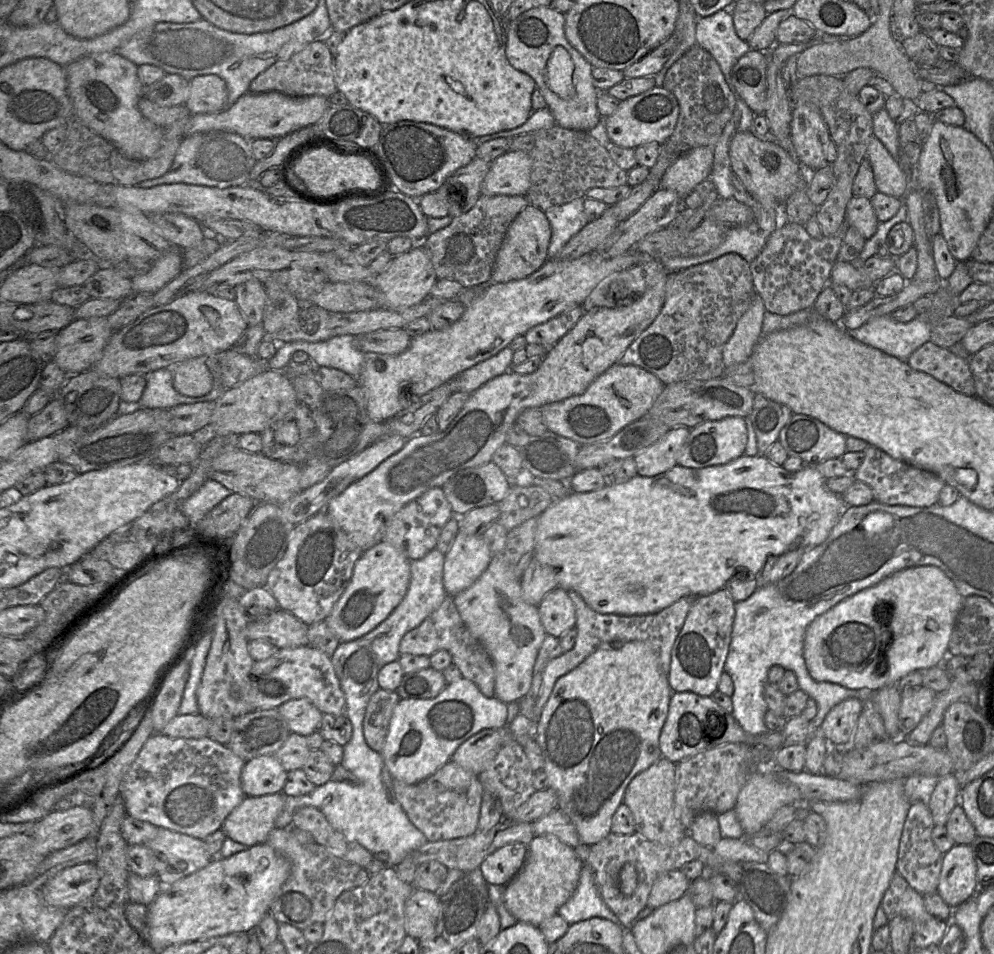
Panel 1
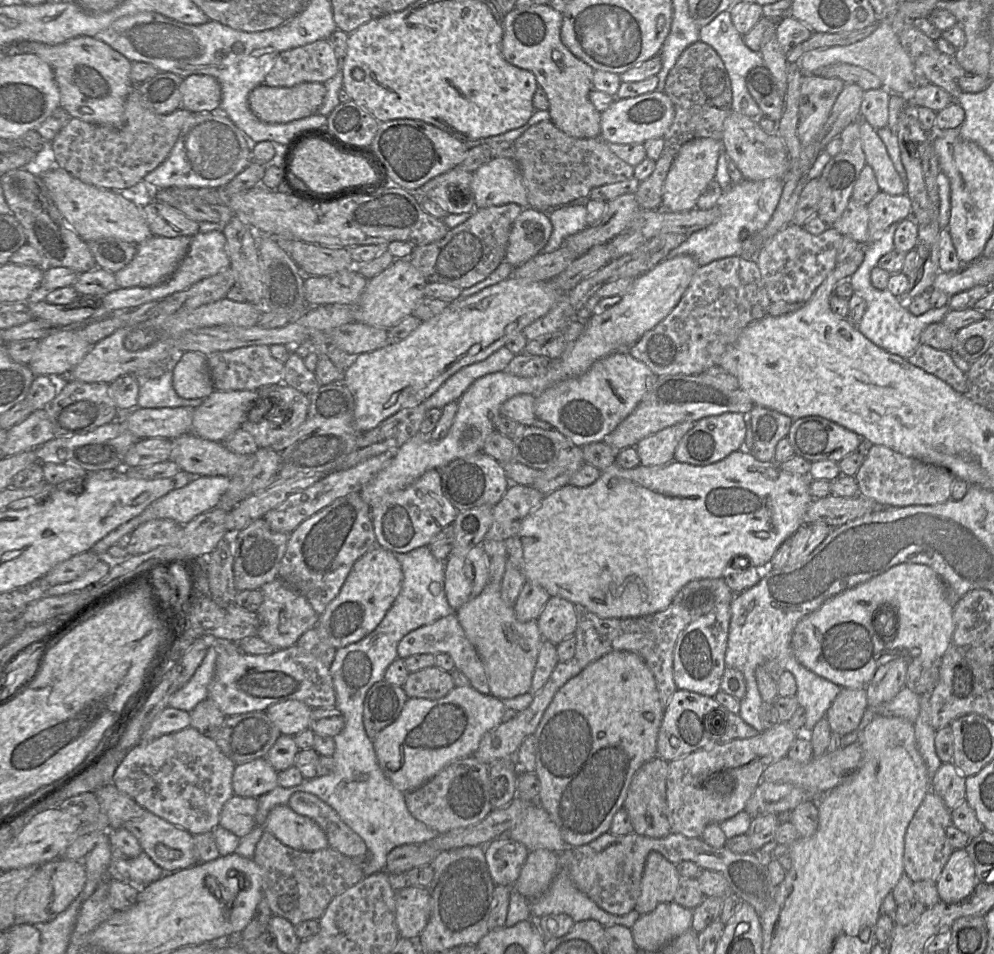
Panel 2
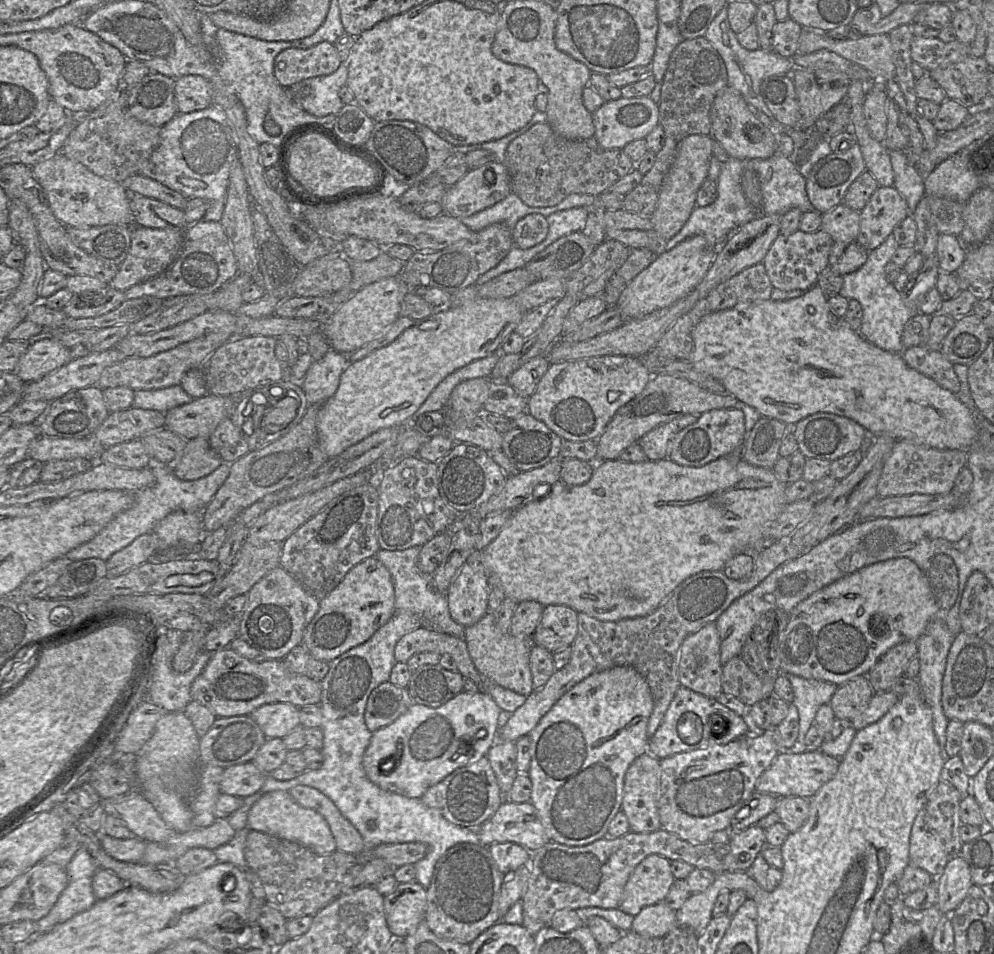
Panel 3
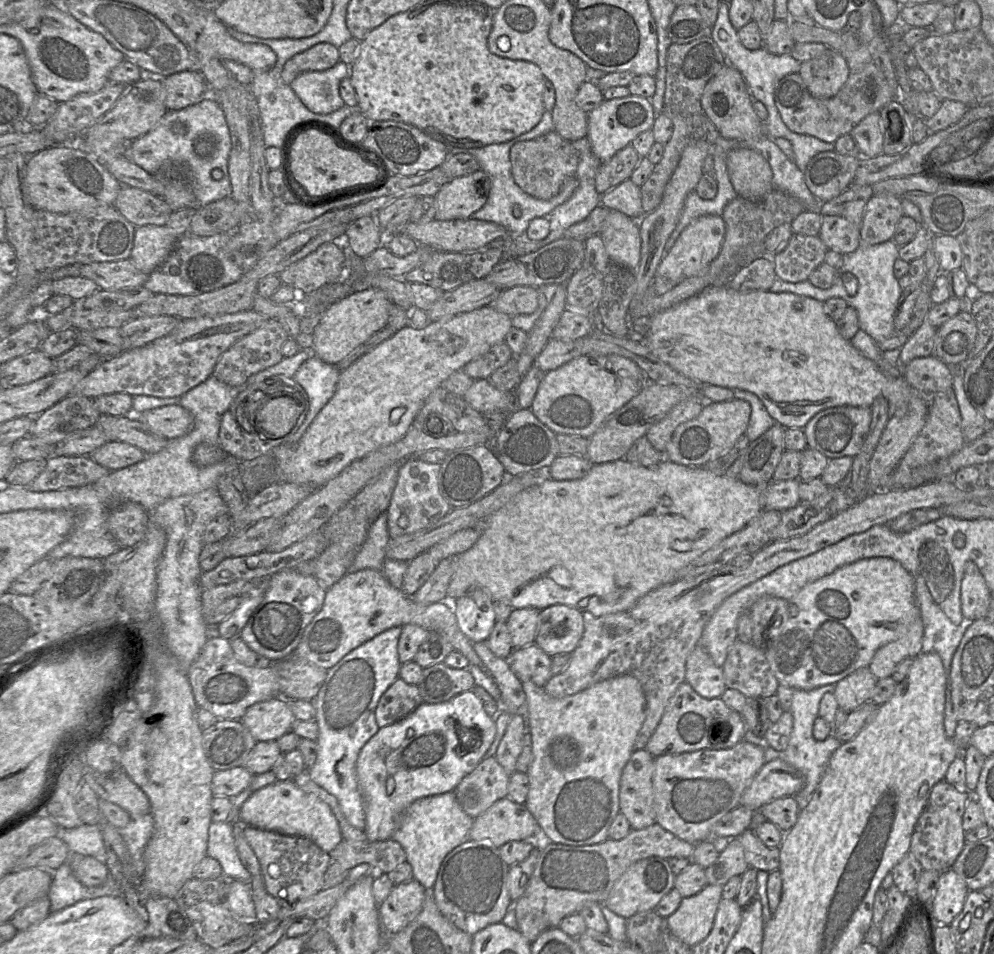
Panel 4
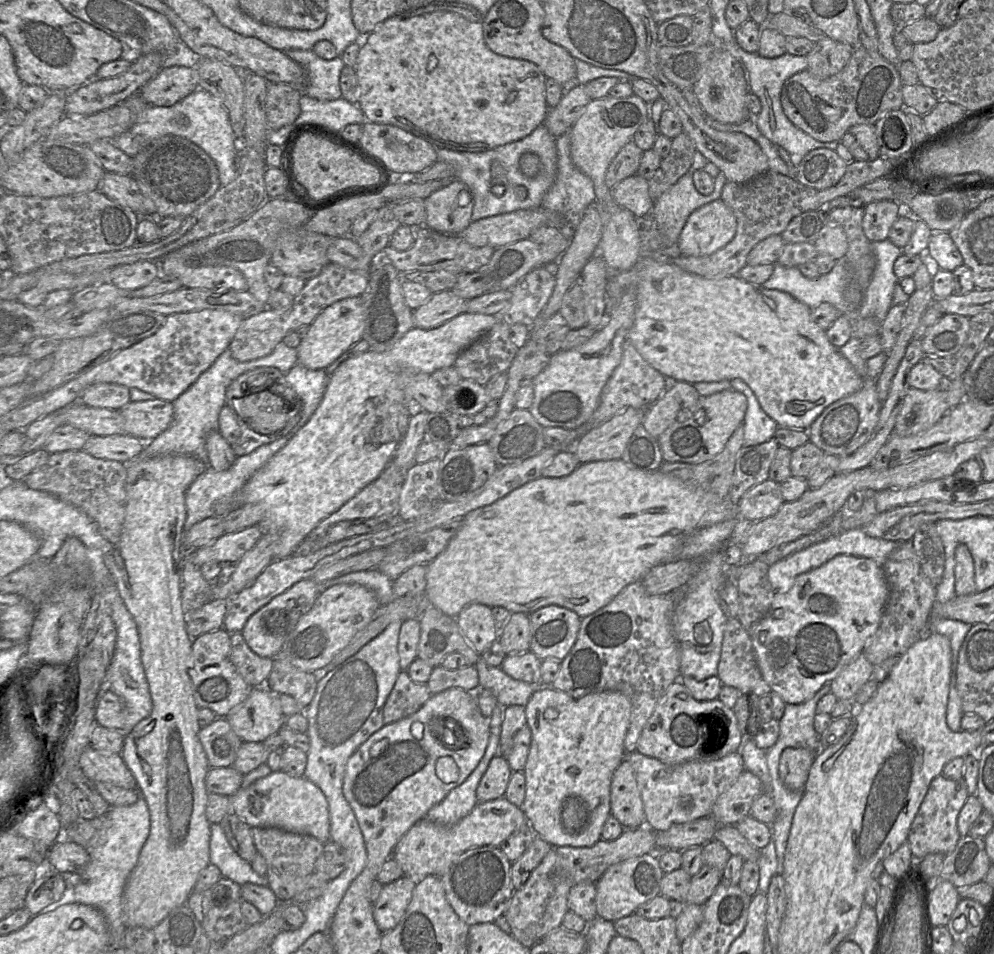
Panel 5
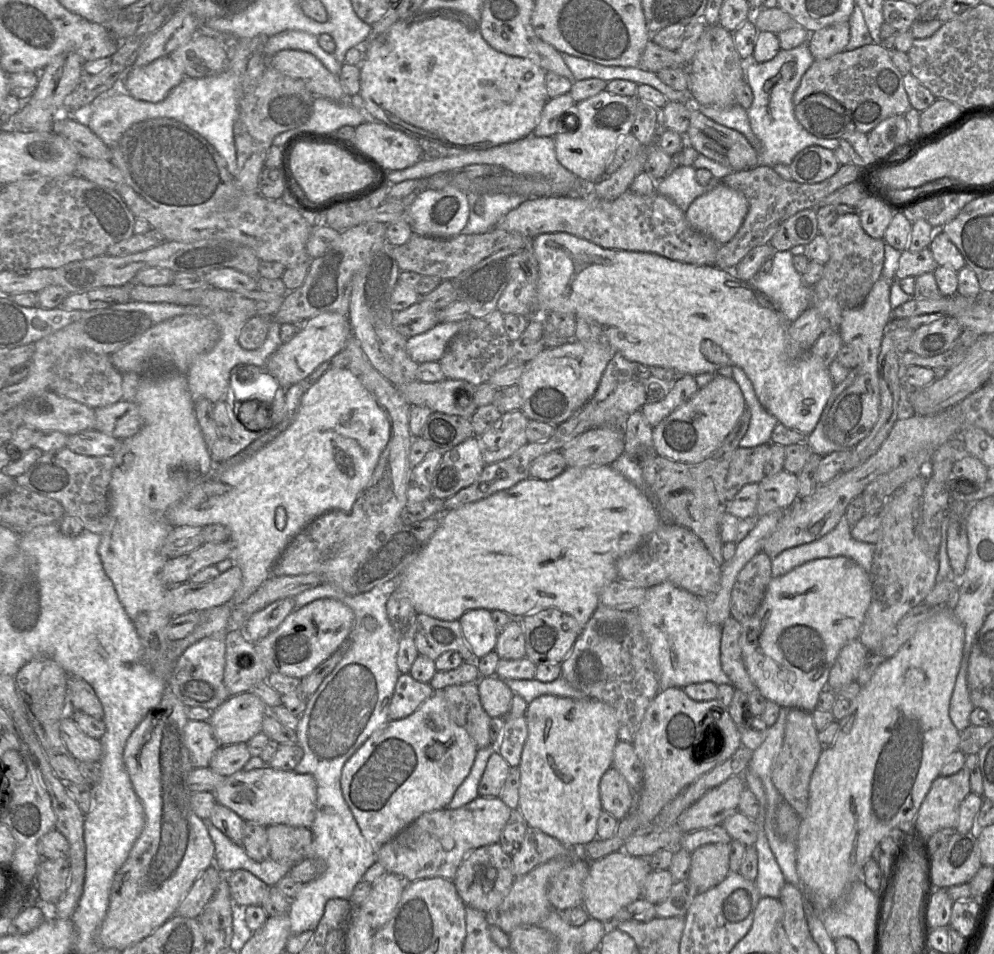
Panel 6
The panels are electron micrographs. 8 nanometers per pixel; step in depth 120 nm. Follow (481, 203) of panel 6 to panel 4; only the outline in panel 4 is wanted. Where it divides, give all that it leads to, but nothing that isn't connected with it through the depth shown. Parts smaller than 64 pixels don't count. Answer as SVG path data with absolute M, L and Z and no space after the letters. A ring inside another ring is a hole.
M545 110L540 122L534 128L510 141L490 144L480 148L448 147L448 155L459 153L471 154L478 161L480 169L483 170L491 180L491 189L486 203L478 211L474 212L470 218L494 222L503 226L507 231L508 240L513 240L524 237L524 233L532 219L548 216L554 208L570 198L578 186L578 181L575 177L567 178L555 196L547 200L541 200L525 193L514 182L511 173L511 163L509 158L511 147L519 141L532 140L545 135L552 130L554 130L552 115L549 111Z

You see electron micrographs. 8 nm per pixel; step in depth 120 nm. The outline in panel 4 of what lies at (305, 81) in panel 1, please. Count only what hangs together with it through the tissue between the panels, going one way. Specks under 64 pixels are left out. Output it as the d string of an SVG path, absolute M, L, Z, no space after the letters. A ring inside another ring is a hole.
M318 43L291 57L284 64L281 77L289 85L303 72L324 71L332 68L338 61L340 61L339 48L331 43Z

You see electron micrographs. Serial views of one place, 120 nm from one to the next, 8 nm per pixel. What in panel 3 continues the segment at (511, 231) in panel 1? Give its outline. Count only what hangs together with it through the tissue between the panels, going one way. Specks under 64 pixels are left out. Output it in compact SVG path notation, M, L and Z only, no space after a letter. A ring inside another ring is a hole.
M531 213L521 218L512 228L513 245L527 249L542 242L549 230L547 217Z

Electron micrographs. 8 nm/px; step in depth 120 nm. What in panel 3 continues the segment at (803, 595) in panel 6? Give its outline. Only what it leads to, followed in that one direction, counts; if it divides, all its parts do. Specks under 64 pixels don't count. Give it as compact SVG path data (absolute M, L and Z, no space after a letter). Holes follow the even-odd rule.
M900 557L877 562L865 566L856 572L849 574L834 583L813 593L810 597L800 602L789 614L789 622L786 628L776 633L774 640L774 653L776 664L781 674L793 674L805 679L815 679L830 682L840 686L850 679L858 676L866 676L877 661L892 647L905 642L917 640L924 632L929 621L940 613L939 606L934 596L928 577L918 565L909 558Z

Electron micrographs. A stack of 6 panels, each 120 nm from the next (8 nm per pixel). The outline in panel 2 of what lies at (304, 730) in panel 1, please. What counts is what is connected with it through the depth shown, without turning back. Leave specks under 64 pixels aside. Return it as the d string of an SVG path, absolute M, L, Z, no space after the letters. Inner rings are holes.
M298 700L271 705L265 712L283 735L295 736L309 728L312 708Z

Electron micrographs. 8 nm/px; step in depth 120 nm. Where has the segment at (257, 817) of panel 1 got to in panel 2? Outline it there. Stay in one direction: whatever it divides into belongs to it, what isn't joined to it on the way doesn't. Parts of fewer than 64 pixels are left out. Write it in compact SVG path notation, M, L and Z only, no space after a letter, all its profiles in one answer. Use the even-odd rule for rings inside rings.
M233 795L222 807L219 826L242 838L256 826L257 810L257 798Z

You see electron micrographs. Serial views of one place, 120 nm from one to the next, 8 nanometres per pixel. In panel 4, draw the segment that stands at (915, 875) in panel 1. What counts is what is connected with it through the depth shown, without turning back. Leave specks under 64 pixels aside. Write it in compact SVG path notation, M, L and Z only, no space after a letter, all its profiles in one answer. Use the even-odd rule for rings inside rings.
M945 779L933 786L928 802L914 826L909 850L923 870L943 872L952 867L966 843L962 817L970 795L966 789L957 788Z

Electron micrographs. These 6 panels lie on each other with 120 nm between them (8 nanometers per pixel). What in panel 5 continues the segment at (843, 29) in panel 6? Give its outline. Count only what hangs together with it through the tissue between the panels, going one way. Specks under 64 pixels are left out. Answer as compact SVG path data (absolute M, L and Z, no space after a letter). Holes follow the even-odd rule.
M824 36L806 55L807 70L820 78L833 76L848 63L852 52L853 47L849 44Z

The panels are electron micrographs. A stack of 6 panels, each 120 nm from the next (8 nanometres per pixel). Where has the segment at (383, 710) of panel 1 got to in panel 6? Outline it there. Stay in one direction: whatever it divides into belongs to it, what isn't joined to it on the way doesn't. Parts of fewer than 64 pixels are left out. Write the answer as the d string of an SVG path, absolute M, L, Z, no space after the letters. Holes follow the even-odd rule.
M400 673L389 706L389 719L398 720L411 715L434 692L429 683L415 680L409 673Z

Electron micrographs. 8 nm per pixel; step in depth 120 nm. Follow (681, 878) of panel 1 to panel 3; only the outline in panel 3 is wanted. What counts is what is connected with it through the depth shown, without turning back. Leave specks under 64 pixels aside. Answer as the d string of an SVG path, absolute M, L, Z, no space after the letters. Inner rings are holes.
M657 854L649 855L630 876L618 909L636 916L645 907L663 902L674 881L671 861Z

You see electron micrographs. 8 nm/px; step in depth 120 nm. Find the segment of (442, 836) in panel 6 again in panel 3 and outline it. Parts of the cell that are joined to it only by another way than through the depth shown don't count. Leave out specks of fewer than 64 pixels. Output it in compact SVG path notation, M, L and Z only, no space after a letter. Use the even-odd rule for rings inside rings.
M508 800L479 828L479 841L485 845L512 842L531 853L551 842L531 802L513 803Z

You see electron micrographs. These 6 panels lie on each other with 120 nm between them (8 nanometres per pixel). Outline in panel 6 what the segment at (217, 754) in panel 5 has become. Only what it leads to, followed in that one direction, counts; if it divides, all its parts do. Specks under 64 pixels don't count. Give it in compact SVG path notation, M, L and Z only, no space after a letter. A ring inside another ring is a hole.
M188 720L184 733L193 767L209 767L214 753L220 747L210 723Z

